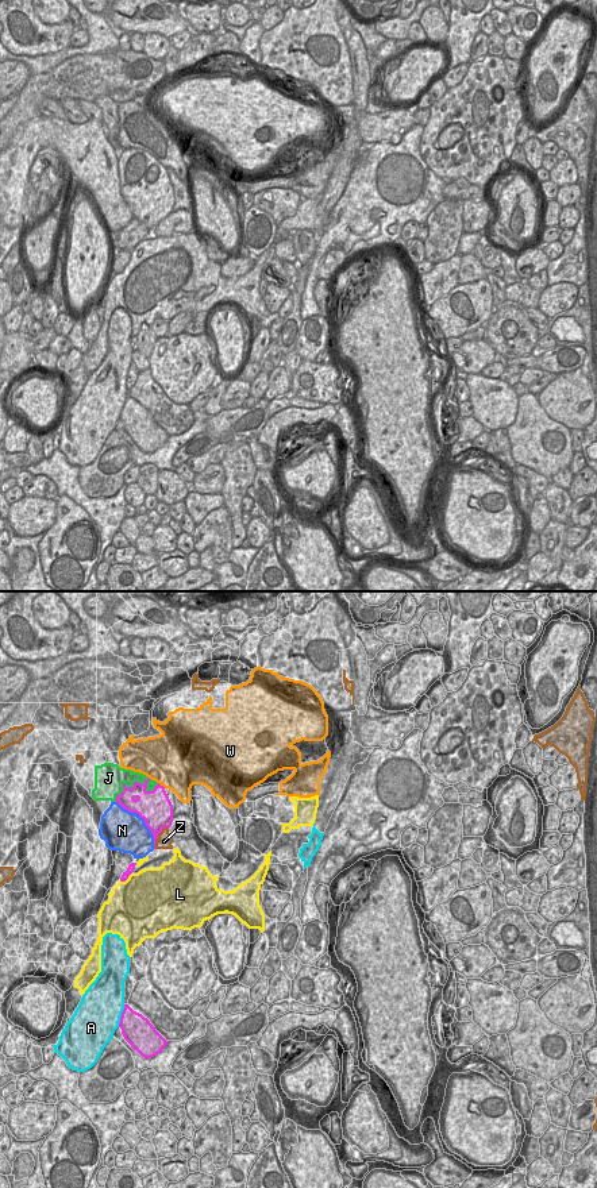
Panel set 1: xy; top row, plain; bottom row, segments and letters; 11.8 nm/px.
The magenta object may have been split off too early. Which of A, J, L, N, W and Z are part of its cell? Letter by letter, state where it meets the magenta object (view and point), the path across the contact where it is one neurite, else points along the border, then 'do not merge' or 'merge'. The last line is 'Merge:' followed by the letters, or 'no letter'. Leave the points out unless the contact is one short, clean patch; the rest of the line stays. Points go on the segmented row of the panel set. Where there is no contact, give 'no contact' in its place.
A: contact xy (122, 1015); do not merge
J: contact xy (137, 782); do not merge
L: contact xy (126, 879); do not merge
N: contact xy (143, 818); merge
W: contact xy (162, 786); do not merge
Z: contact xy (157, 836); do not merge
Merge: N

